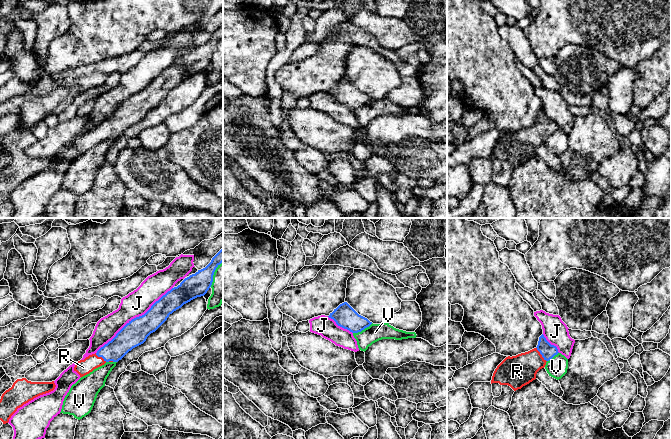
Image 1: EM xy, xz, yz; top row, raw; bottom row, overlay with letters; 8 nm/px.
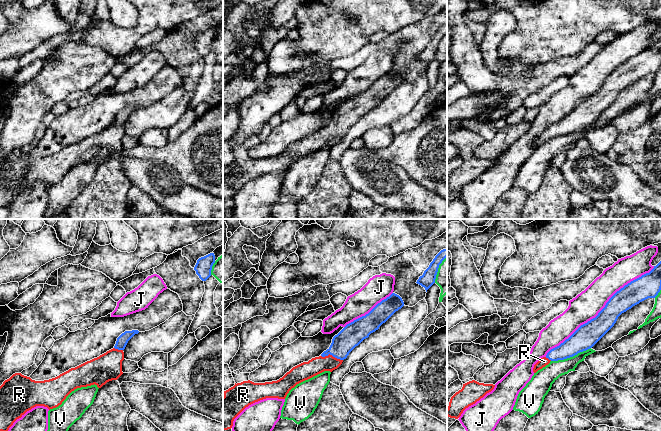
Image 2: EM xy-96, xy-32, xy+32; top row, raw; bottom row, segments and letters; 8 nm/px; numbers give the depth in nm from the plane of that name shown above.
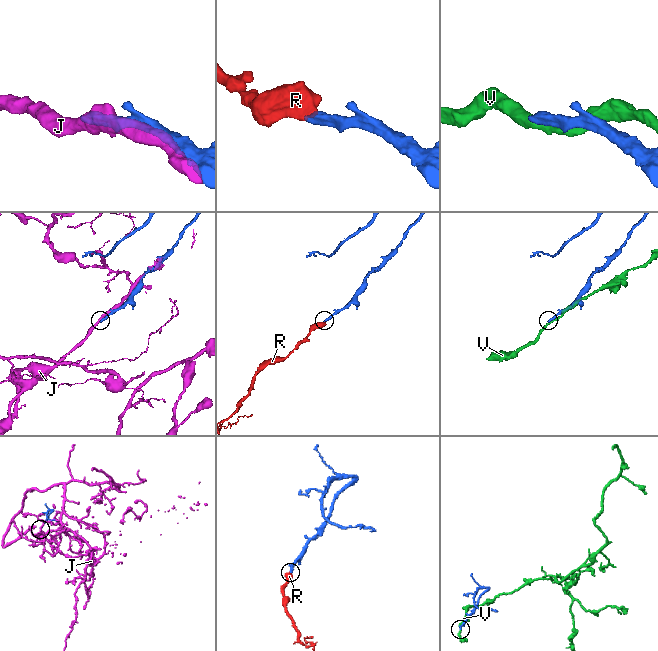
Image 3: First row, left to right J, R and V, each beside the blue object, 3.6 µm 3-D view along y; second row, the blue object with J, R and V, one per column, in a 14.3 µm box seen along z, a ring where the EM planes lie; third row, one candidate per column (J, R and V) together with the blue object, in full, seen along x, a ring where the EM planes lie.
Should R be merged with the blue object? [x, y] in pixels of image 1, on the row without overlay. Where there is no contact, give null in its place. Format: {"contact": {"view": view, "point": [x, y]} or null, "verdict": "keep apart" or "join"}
{"contact": {"view": "yz", "point": [540, 129]}, "verdict": "join"}

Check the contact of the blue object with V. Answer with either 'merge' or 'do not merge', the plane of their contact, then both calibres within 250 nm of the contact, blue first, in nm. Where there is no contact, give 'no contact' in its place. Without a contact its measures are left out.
do not merge; meets blue in xz; 180 nm thick on the blue side, 140 nm on the other

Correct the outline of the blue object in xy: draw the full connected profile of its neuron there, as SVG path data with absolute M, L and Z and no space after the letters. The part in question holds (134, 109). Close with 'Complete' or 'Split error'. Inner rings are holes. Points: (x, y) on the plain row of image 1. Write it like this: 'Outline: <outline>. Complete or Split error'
Outline: M221 25L203 45L185 54L172 64L142 92L129 97L116 112L95 130L76 139L74 147L83 153L106 138L118 138L133 124L143 120L177 85L191 76L204 72L213 58L216 44L223 38Z. Split error

